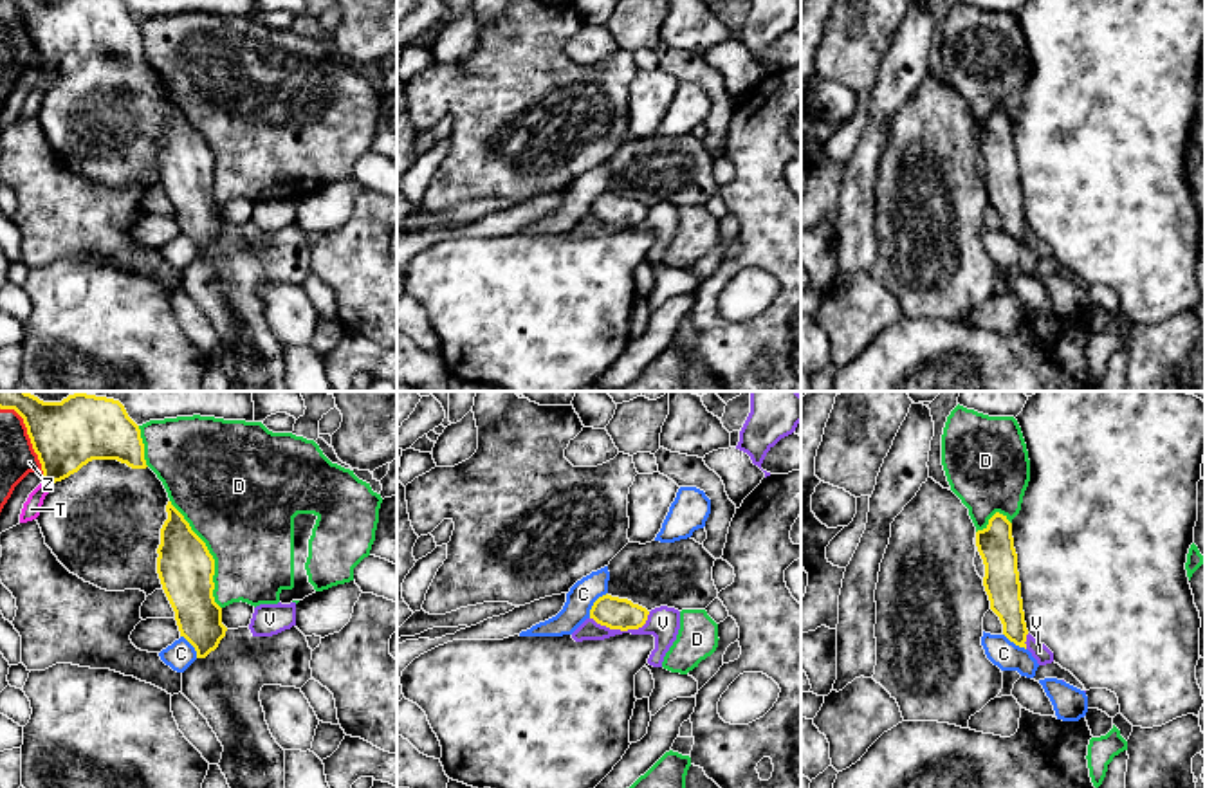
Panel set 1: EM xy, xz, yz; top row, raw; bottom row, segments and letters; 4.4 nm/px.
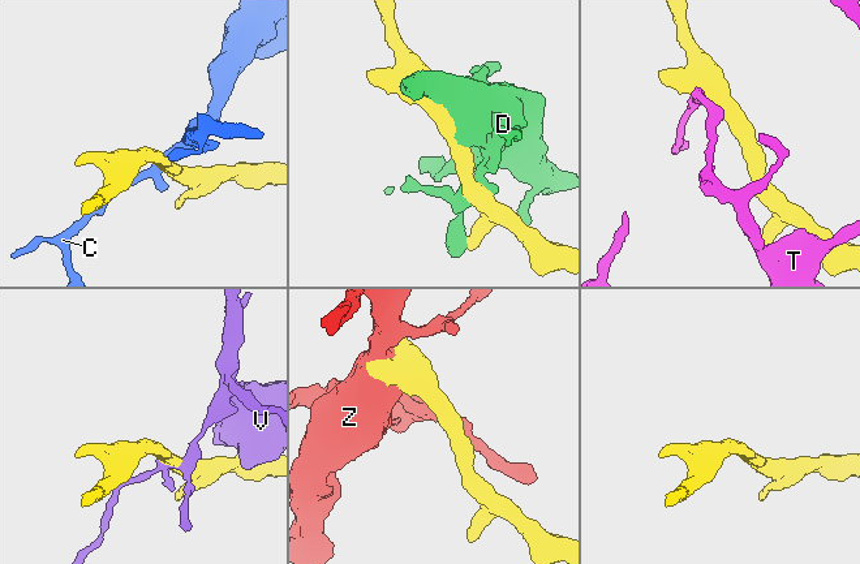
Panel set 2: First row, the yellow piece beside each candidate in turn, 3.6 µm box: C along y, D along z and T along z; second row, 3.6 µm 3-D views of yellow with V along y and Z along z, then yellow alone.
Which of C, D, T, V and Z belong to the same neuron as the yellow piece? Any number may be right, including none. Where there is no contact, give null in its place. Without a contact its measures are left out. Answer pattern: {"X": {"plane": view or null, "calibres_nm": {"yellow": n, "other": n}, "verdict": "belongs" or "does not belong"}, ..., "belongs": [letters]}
{"C": {"plane": "xz", "calibres_nm": {"yellow": 140, "other": 120}, "verdict": "does not belong"}, "D": {"plane": "xy", "calibres_nm": {"yellow": 260, "other": 460}, "verdict": "does not belong"}, "T": {"plane": "xy", "calibres_nm": {"yellow": 300, "other": 80}, "verdict": "does not belong"}, "V": {"plane": "xz", "calibres_nm": {"yellow": 140, "other": 150}, "verdict": "does not belong"}, "Z": {"plane": "xy", "calibres_nm": {"yellow": 300, "other": 160}, "verdict": "does not belong"}, "belongs": []}

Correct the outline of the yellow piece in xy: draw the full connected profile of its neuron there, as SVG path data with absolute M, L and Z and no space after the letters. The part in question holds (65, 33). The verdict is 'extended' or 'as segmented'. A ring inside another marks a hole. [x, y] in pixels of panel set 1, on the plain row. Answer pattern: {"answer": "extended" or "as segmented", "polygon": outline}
{"answer": "as segmented", "polygon": "M0 0L0 5L14 5L23 14L43 76L51 79L69 74L92 56L117 56L132 65L148 63L141 25L123 0Z"}

